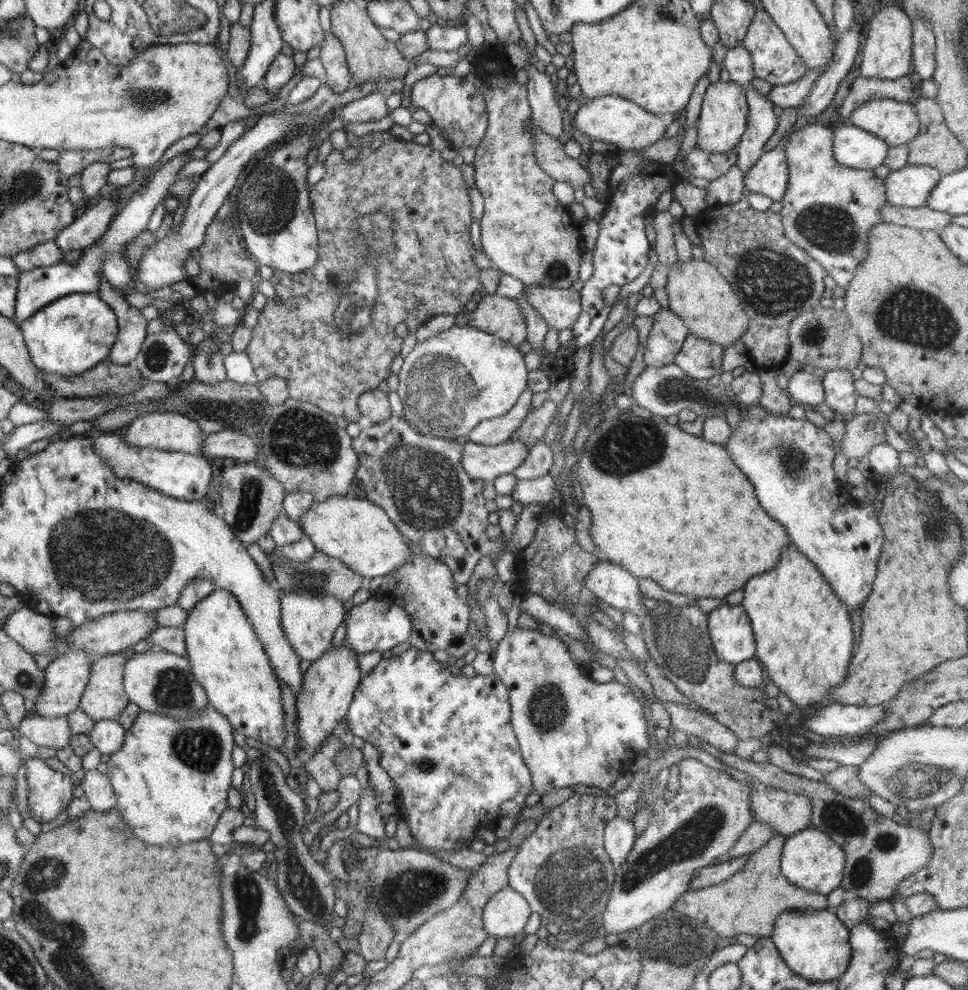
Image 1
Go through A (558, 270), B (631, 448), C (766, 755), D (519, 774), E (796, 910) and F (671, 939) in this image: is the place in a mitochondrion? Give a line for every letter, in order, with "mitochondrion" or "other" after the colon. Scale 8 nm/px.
A: mitochondrion
B: mitochondrion
C: other
D: other
E: other
F: mitochondrion

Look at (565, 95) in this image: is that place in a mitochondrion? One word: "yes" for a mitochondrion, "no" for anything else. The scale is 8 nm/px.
no

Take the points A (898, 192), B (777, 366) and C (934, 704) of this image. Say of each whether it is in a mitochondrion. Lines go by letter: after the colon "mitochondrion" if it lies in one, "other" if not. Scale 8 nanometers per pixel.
A: other
B: other
C: other

